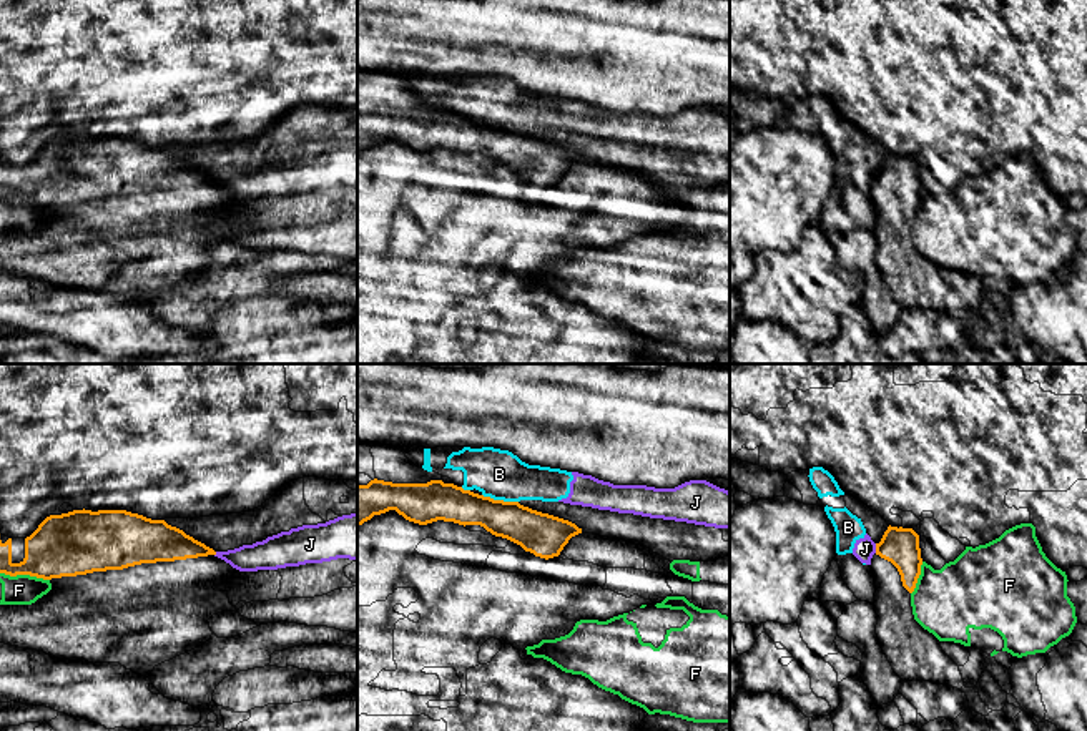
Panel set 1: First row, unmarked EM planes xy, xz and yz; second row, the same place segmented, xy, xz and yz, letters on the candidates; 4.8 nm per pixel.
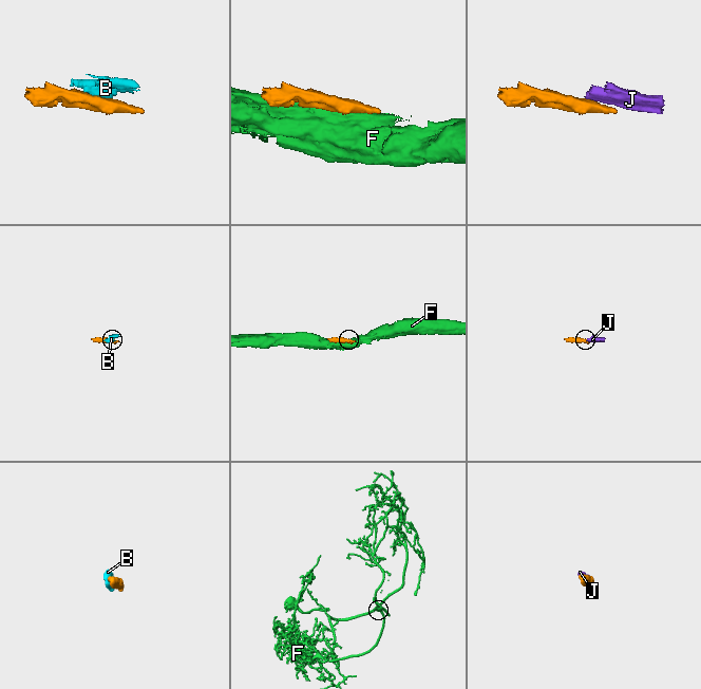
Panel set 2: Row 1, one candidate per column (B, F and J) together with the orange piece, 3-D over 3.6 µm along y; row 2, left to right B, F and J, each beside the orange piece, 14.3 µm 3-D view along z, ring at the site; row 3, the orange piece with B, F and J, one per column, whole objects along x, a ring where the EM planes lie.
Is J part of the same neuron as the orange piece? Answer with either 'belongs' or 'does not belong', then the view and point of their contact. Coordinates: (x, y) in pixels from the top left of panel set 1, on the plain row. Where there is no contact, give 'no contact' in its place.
does not belong; meets orange in yz at (876, 176)

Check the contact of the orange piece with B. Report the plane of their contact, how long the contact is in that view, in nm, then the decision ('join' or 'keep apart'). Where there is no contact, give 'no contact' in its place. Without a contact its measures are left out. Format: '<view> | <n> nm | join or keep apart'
xz | 180 nm | keep apart

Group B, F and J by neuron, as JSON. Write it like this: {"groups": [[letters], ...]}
{"groups": [["B", "J"], ["F"]]}

